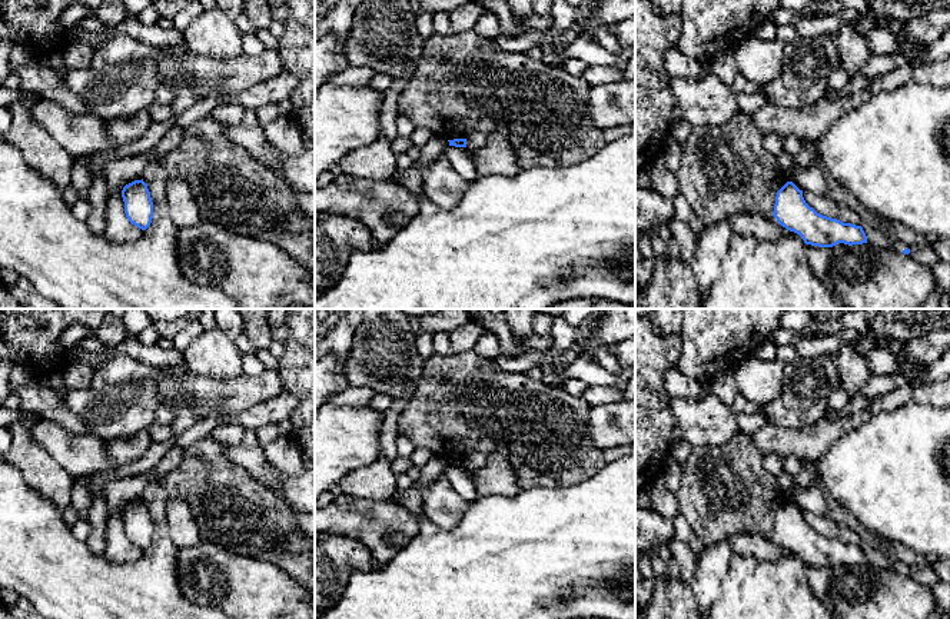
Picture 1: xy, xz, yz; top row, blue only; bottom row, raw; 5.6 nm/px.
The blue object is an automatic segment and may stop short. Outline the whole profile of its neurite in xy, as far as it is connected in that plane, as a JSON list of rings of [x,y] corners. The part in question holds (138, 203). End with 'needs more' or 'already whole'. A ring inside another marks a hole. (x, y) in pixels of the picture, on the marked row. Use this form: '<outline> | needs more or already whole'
[[[143,179],[126,184],[122,190],[122,197],[129,222],[146,230],[153,219],[153,202]]] | already whole

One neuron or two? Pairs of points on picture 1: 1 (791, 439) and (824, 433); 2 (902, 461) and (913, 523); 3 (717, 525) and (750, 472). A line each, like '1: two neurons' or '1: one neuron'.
1: one neuron
2: one neuron
3: one neuron

